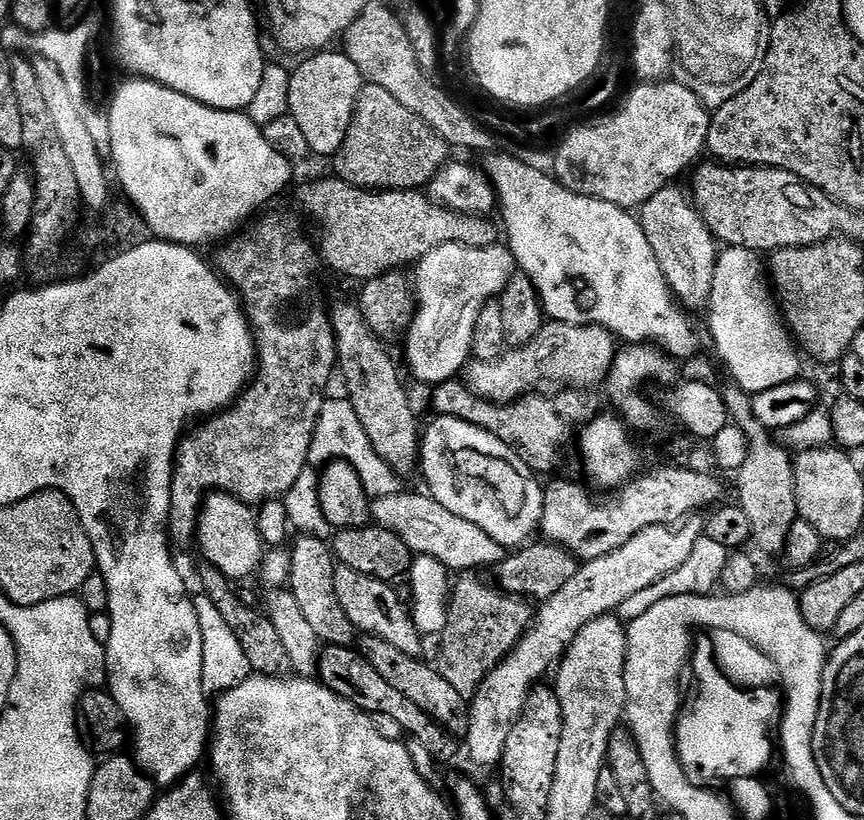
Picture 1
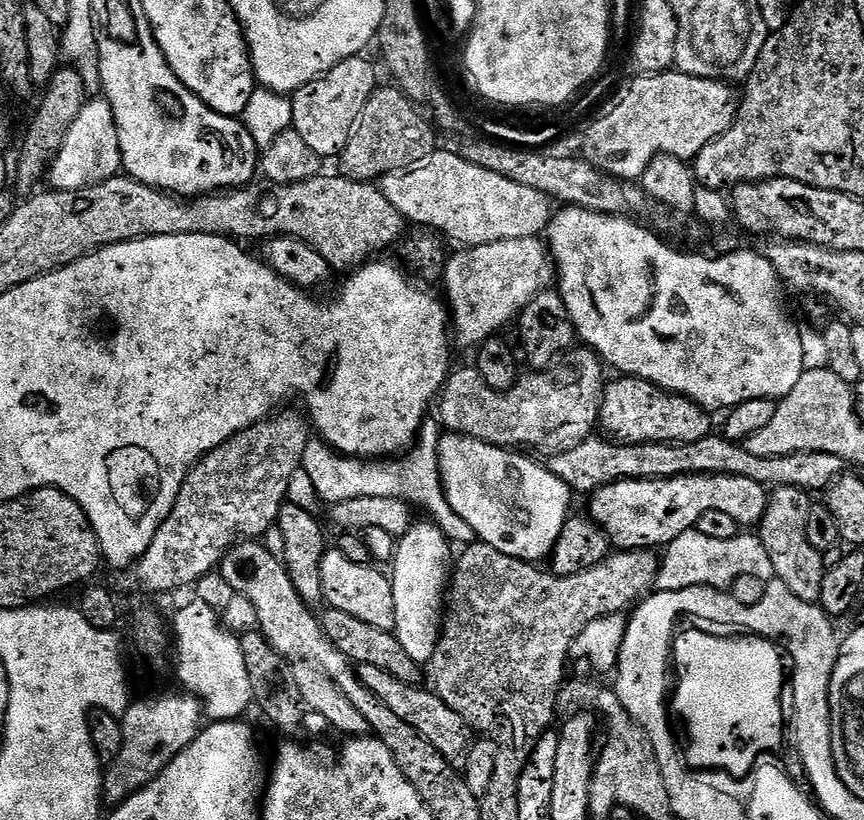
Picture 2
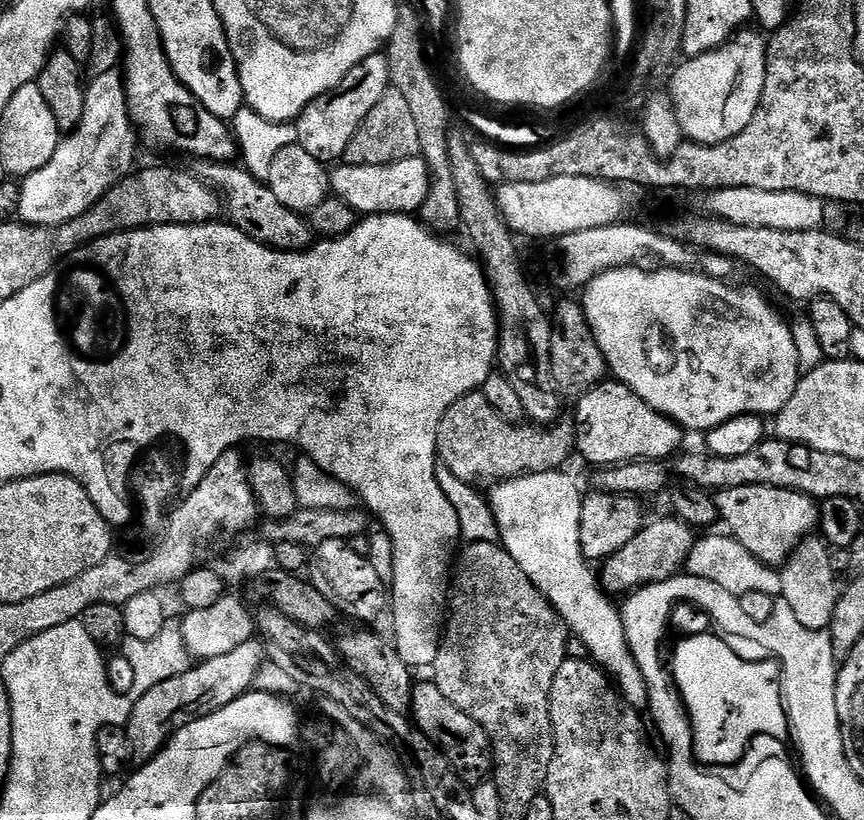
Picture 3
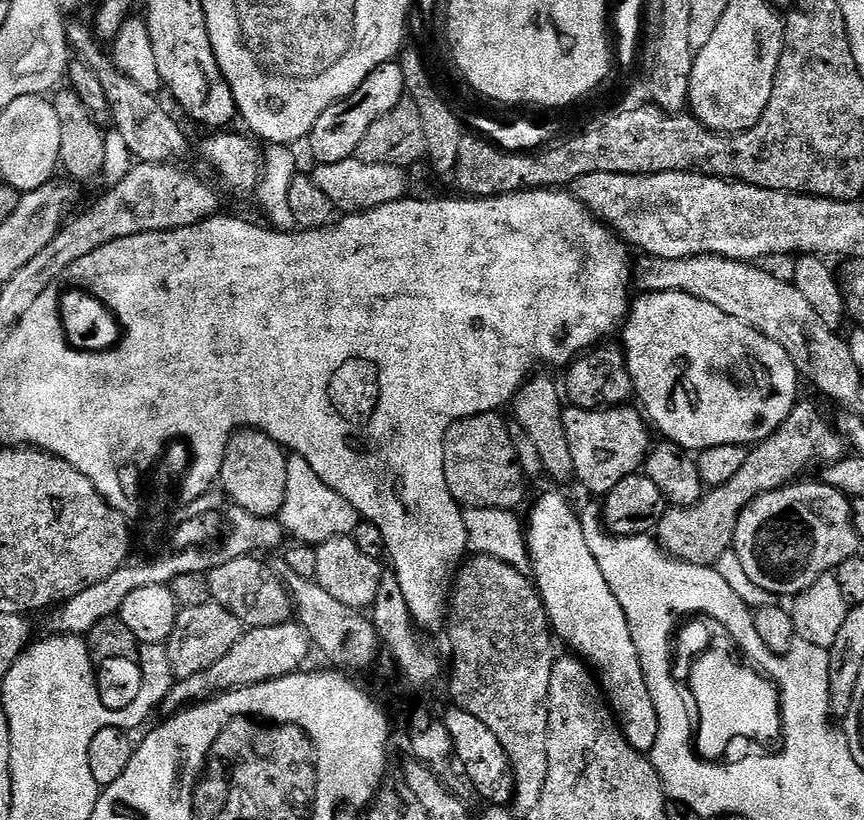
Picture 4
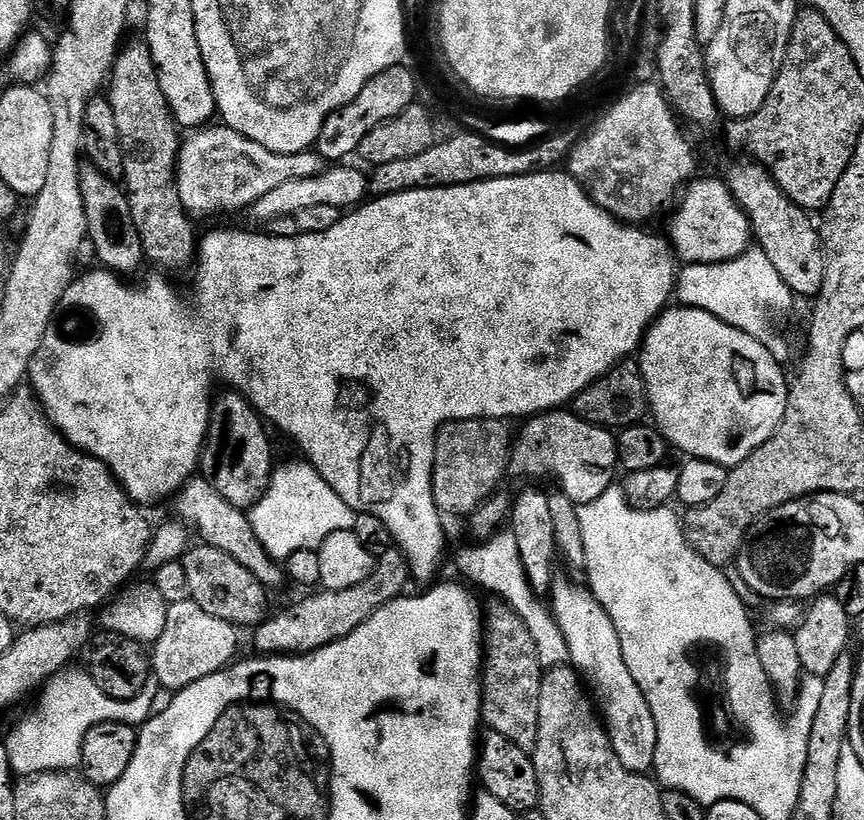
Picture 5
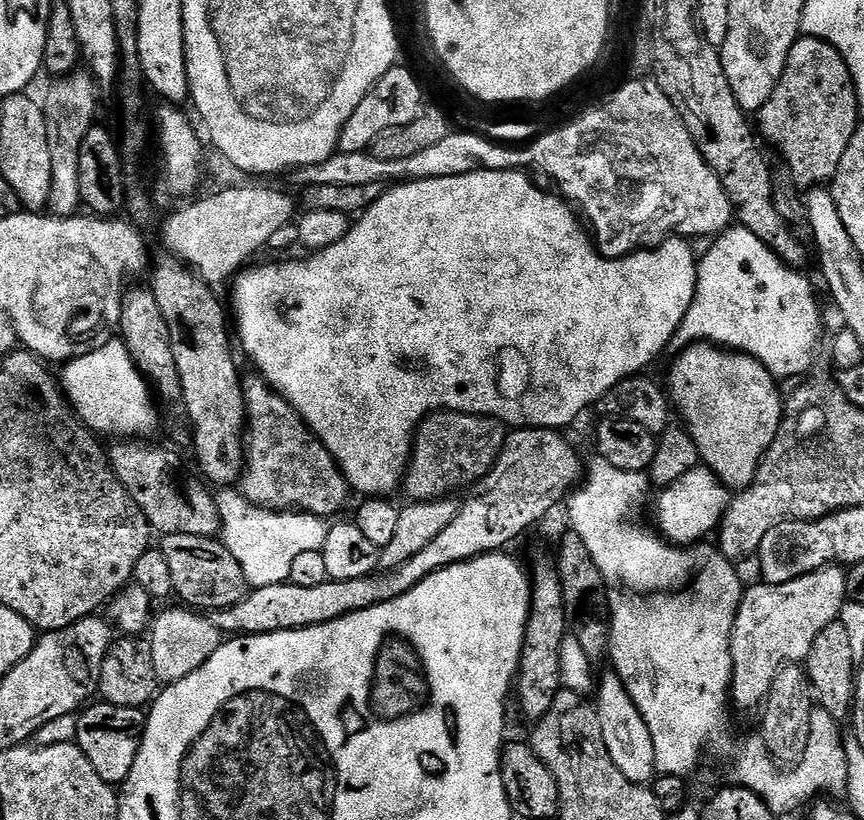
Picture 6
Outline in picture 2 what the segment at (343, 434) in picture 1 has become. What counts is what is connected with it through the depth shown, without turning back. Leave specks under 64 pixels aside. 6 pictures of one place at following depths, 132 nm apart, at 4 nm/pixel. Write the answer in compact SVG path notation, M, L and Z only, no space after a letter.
M425 419L420 425L420 433L411 448L407 449L399 458L384 458L373 462L368 458L353 458L342 456L339 452L328 447L319 438L309 439L304 455L306 474L314 482L319 499L325 505L331 506L338 502L350 502L350 498L398 498L408 501L409 505L417 509L425 508L431 519L444 531L449 541L461 540L461 545L473 543L472 527L450 506L444 493L444 484L440 481L440 438L442 428L435 419Z

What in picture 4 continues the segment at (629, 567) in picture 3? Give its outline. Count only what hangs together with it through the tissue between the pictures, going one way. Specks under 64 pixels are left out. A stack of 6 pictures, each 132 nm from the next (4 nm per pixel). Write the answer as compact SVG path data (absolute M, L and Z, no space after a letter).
M801 399L790 410L786 422L782 422L782 426L778 426L778 430L770 434L767 440L760 441L759 450L749 451L742 470L738 470L738 474L734 474L730 482L722 482L722 486L717 488L708 488L703 500L699 500L694 506L669 507L661 518L660 525L654 529L655 539L675 560L703 568L716 566L722 554L733 547L738 518L753 498L763 492L787 488L789 484L799 481L803 477L800 475L811 464L827 466L844 459L846 440L837 432L828 425L823 410L814 401Z

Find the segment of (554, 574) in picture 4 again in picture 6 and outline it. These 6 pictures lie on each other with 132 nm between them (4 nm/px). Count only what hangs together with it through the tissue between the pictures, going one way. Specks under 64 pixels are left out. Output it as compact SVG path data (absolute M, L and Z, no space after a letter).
M608 670L605 671L604 677L599 677L598 683L594 688L594 707L600 725L602 726L602 738L606 742L606 750L618 766L618 770L626 776L630 782L651 785L654 777L657 775L656 759L654 758L654 742L650 738L650 730L646 730L646 722L640 714L638 708L628 694L625 687L616 676L616 673Z

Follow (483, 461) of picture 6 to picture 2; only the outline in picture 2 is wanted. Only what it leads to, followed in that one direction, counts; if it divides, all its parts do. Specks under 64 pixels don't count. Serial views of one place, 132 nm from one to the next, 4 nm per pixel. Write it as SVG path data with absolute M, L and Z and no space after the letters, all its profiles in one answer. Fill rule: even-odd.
M587 346L578 348L571 353L571 356L573 355L572 364L564 364L561 368L552 366L547 370L529 371L529 376L521 375L508 392L495 392L493 388L486 386L486 382L482 382L475 366L460 368L457 372L455 369L445 380L443 389L438 396L439 423L449 433L473 436L476 440L485 440L487 444L496 444L499 448L507 450L537 448L540 452L555 454L578 447L583 440L589 439L593 435L592 427L594 429L597 427L600 398L606 383L606 377L604 377L606 368L600 357ZM472 403L481 404L488 413L485 416L472 416Z

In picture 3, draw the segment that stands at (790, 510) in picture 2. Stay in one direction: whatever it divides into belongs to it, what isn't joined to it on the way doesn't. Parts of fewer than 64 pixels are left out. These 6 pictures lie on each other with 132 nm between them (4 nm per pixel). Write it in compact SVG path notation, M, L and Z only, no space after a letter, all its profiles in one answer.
M805 539L800 547L792 552L791 558L781 571L783 603L788 604L790 610L794 610L802 626L820 632L831 625L834 606L838 606L842 591L841 585L836 585L838 573L831 566L832 553L833 549L825 544L823 539Z

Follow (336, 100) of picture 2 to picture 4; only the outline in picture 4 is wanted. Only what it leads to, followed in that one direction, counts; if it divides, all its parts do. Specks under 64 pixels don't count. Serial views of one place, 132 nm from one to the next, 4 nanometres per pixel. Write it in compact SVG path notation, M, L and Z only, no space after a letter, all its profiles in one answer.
M399 63L383 64L381 68L373 70L366 82L362 82L362 86L354 90L354 94L330 106L330 110L326 110L322 118L314 122L311 134L306 137L306 145L308 144L309 150L312 151L313 161L316 164L333 164L353 159L358 150L358 142L362 142L366 130L370 130L370 126L374 126L374 122L382 118L382 114L394 110L394 106L398 106L398 102L405 99L405 96Z

